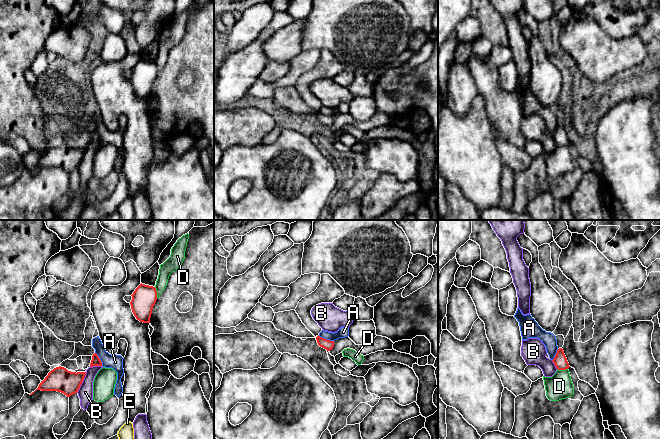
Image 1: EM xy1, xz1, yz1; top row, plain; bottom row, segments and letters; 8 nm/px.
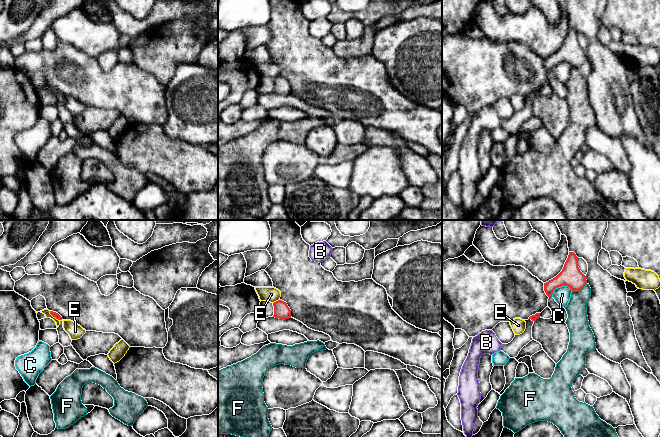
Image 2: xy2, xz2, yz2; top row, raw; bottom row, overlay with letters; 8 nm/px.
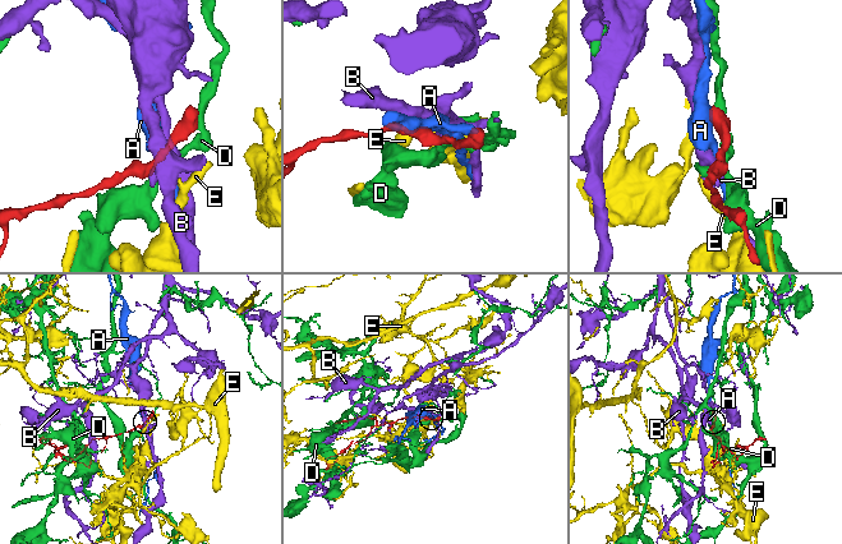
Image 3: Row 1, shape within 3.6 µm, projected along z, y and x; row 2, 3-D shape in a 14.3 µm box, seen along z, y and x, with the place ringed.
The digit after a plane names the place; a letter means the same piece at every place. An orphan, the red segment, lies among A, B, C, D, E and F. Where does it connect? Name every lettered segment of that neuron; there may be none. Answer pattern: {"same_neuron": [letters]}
{"same_neuron": []}

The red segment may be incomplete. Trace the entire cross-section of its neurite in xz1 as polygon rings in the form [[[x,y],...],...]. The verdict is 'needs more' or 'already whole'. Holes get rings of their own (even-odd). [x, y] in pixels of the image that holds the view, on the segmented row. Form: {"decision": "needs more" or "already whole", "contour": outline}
{"decision": "already whole", "contour": [[[319,335],[316,337],[317,343],[320,347],[326,349],[327,351],[330,351],[334,347],[334,341],[330,341],[327,339],[324,339],[320,337]]]}

